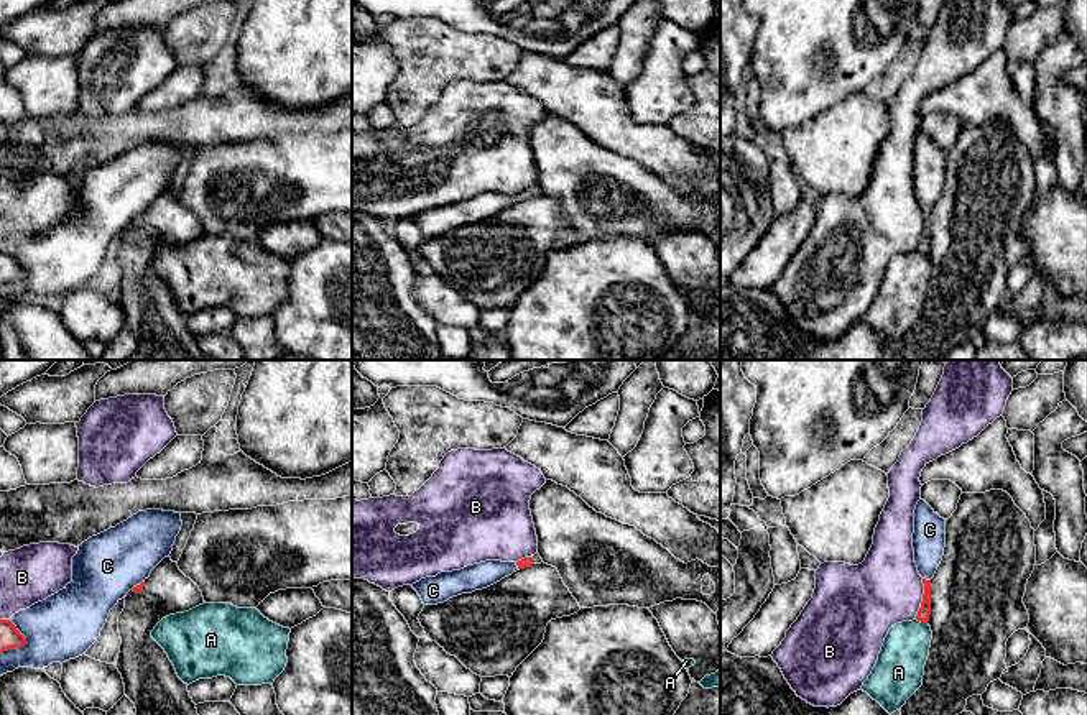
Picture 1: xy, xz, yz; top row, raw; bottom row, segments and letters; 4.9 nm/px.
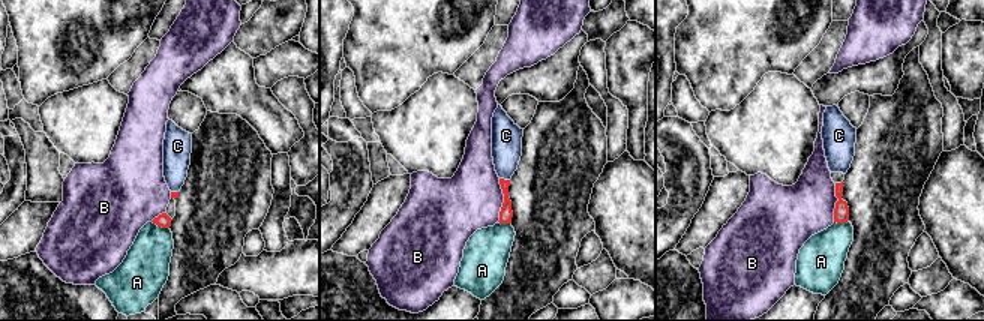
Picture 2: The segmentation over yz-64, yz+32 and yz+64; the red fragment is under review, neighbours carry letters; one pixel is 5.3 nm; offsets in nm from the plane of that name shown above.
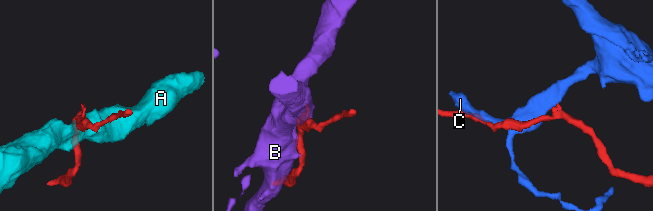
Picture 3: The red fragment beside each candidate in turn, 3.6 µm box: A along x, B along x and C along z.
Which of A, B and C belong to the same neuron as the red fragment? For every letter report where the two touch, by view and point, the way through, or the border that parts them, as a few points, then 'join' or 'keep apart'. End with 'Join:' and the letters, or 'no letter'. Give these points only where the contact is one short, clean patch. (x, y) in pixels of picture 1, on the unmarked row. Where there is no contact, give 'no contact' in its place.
A: meets red in yz at (921, 253); keep apart
B: meets red in yz at (923, 230); keep apart
C: meets red in xy at (23, 276); keep apart
Join: no letter

